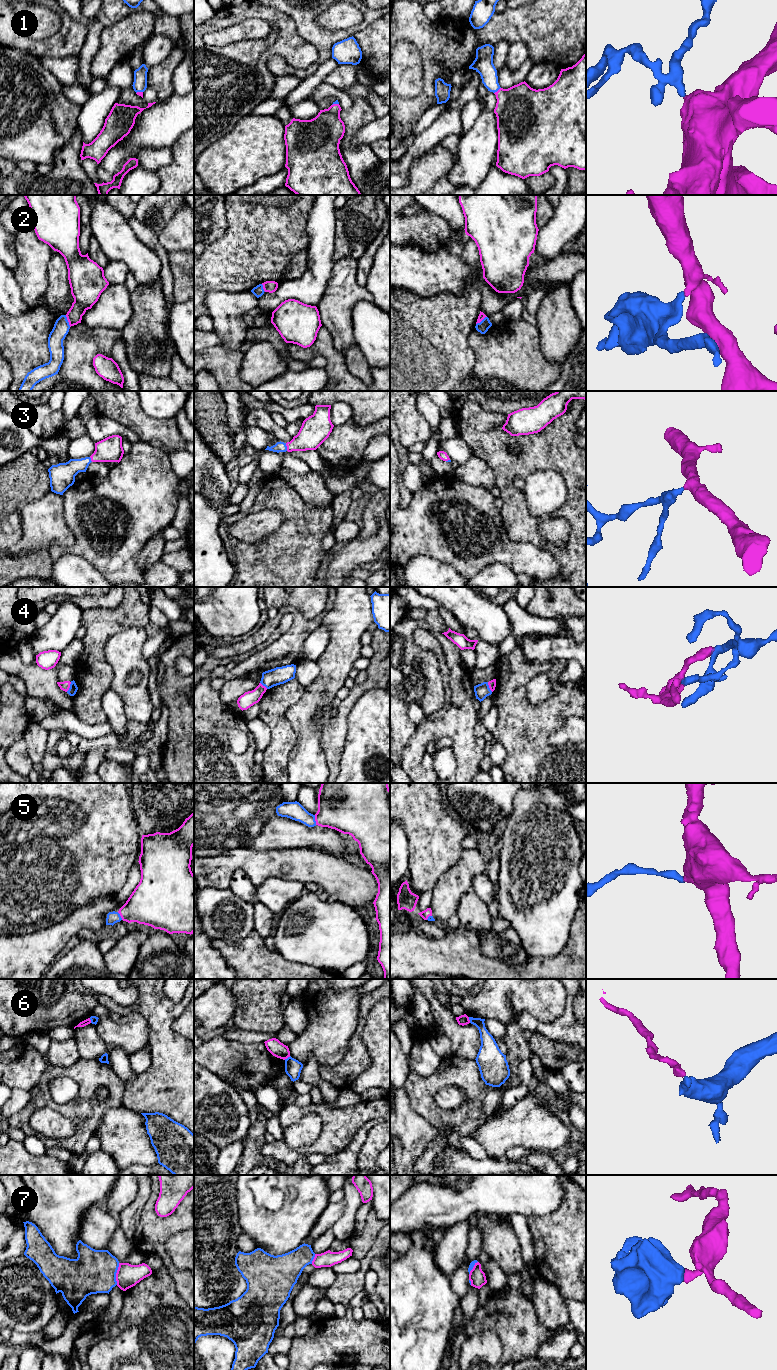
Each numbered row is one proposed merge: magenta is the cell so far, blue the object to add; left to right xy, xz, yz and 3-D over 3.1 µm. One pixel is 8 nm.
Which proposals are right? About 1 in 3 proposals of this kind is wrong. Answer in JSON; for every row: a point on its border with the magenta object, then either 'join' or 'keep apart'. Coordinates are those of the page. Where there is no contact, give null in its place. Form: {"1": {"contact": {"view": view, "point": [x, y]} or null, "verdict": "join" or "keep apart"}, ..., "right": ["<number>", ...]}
{"1": {"contact": {"view": "yz", "point": [498, 90]}, "verdict": "join"}, "2": {"contact": {"view": "xy", "point": [68, 321]}, "verdict": "keep apart"}, "3": {"contact": {"view": "xz", "point": [287, 447]}, "verdict": "join"}, "4": {"contact": {"view": "xy", "point": [69, 687]}, "verdict": "keep apart"}, "5": {"contact": {"view": "xz", "point": [315, 820]}, "verdict": "join"}, "6": {"contact": {"view": "xz", "point": [287, 1057]}, "verdict": "keep apart"}, "7": {"contact": {"view": "xy", "point": [116, 1274]}, "verdict": "keep apart"}, "right": ["1", "3", "5"]}

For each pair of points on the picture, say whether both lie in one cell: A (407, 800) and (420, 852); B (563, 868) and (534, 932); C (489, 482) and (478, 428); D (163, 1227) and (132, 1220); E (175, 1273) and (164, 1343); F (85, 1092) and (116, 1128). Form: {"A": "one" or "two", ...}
{"A": "one", "B": "one", "C": "two", "D": "two", "E": "two", "F": "two"}

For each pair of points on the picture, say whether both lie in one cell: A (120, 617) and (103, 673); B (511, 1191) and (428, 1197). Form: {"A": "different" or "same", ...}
{"A": "same", "B": "same"}

